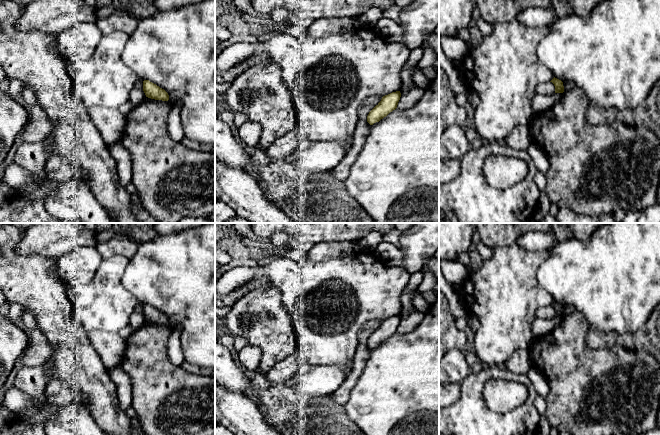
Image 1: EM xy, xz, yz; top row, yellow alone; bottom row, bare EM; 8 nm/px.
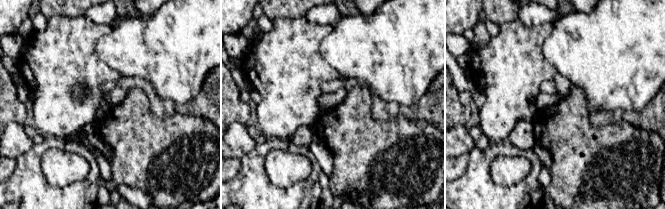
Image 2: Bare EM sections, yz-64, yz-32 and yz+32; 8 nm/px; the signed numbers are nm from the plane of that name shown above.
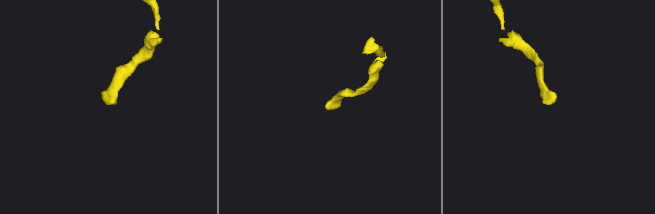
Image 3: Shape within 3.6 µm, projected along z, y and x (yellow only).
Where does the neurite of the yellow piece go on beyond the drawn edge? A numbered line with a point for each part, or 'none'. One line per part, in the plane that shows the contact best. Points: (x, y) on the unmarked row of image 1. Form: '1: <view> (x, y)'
none

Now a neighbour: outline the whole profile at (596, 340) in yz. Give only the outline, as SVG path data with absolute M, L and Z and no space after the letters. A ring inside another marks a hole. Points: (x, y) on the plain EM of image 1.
M591 329L588 332L587 346L590 349L609 348L616 343L617 333L615 332L601 333L596 329Z

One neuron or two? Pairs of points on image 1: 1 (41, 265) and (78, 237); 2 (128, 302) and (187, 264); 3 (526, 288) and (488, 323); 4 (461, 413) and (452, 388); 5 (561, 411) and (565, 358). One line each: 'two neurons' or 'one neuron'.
1: two neurons
2: two neurons
3: one neuron
4: two neurons
5: one neuron

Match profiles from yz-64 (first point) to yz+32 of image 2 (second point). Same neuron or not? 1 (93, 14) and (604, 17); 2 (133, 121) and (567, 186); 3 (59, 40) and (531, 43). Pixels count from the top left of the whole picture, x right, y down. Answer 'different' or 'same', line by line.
1: same
2: same
3: same

